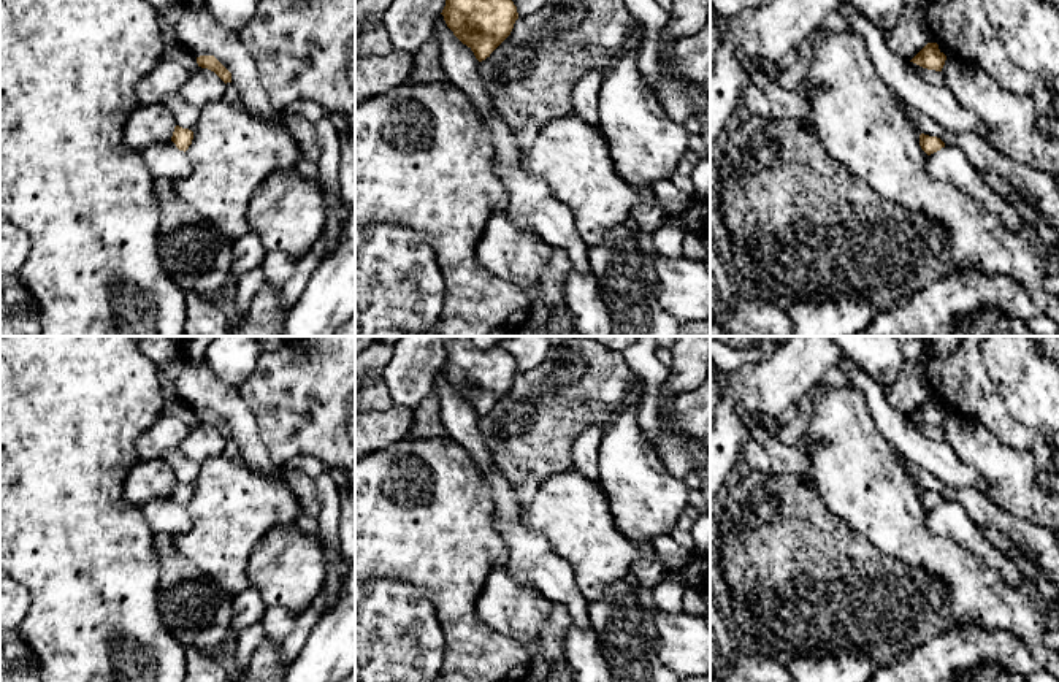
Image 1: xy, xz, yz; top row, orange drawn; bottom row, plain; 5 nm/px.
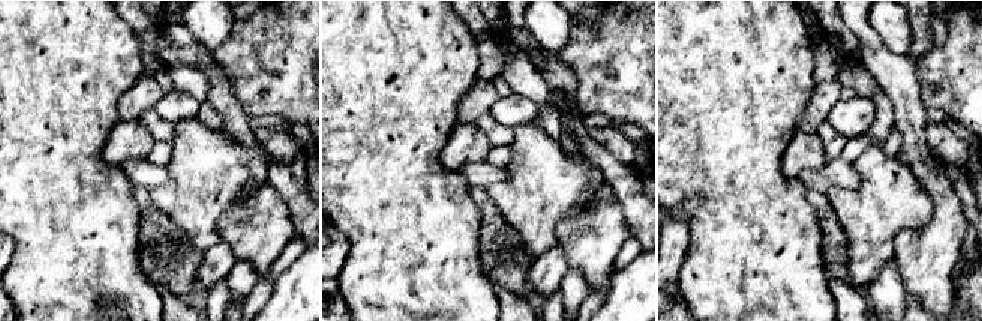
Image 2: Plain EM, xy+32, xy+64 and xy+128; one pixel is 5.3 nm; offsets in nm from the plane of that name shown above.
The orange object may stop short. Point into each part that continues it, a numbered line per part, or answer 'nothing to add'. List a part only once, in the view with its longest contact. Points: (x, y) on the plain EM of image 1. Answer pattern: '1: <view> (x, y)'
nothing to add

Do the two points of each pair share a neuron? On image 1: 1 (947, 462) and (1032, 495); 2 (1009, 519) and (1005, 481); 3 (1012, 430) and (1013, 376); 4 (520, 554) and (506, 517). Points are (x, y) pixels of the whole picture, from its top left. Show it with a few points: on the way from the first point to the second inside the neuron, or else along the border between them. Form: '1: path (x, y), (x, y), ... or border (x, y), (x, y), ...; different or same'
1: border (953, 449), (985, 481), (988, 487), (985, 494); different
2: border (982, 494), (1004, 509), (1042, 527); different
3: border (993, 386), (1005, 409), (1015, 419), (1042, 433); different
4: path (520, 544), (511, 527); same

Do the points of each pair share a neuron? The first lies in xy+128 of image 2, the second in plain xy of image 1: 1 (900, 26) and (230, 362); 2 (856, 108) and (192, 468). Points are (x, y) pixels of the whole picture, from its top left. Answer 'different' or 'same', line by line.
1: same
2: different

